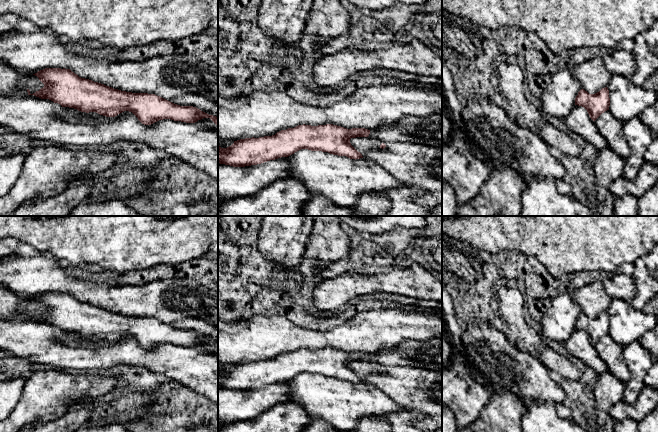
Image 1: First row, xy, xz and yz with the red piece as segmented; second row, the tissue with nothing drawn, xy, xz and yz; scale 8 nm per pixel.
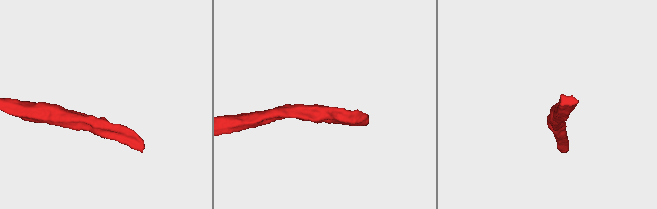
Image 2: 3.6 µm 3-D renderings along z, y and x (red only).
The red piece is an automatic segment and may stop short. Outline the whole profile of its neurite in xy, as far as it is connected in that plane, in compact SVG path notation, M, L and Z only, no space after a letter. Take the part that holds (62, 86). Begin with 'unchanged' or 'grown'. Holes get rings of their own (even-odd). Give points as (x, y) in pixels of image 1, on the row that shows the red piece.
unchanged; M45 68L33 75L39 78L44 87L33 94L27 89L28 95L49 99L62 107L86 113L96 112L106 117L115 117L129 111L144 125L163 119L195 123L203 118L210 118L218 126L218 117L196 107L180 106L155 94L114 89L81 78L70 69Z

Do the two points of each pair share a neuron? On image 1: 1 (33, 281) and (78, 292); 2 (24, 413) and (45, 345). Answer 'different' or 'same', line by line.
1: same
2: different

